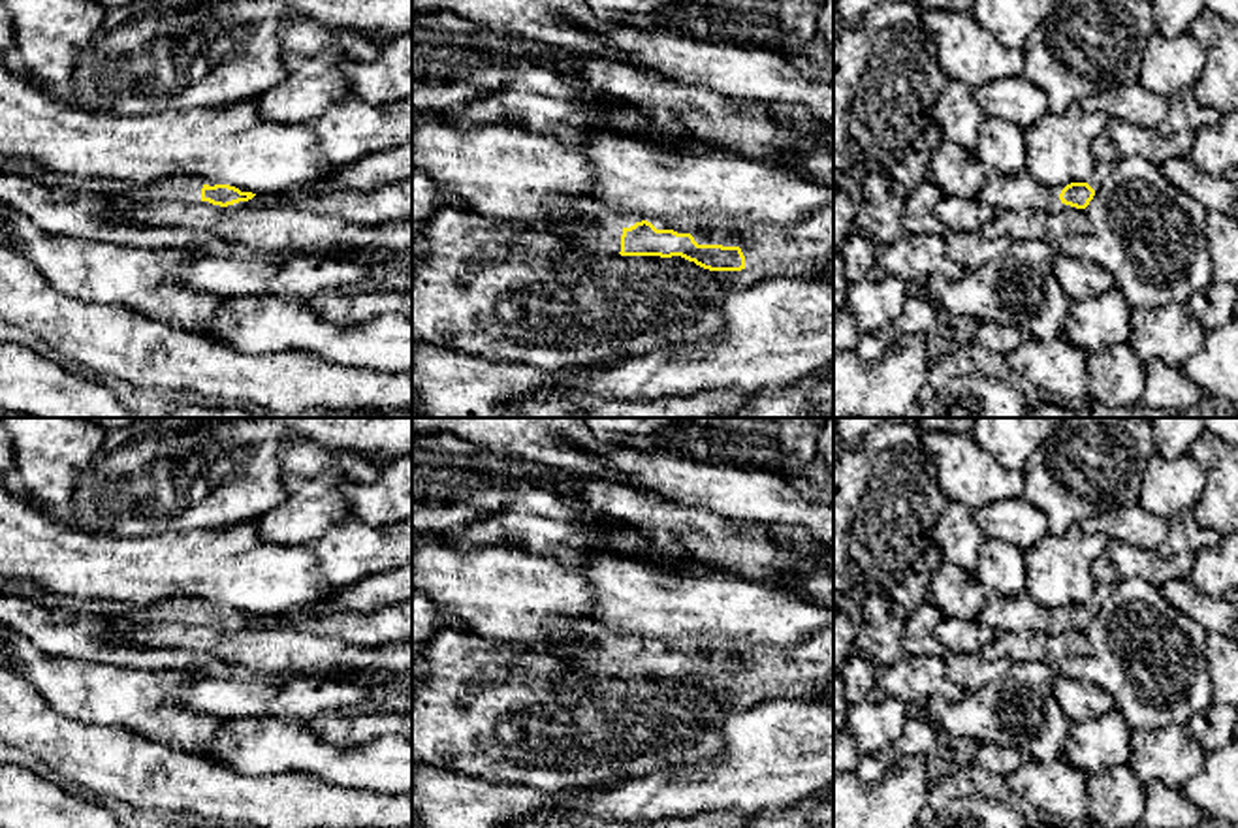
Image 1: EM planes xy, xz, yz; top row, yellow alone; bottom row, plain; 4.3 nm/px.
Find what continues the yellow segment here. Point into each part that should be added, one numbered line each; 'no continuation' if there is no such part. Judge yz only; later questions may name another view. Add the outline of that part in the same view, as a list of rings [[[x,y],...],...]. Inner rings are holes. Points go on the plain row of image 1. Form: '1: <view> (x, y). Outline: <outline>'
no continuation

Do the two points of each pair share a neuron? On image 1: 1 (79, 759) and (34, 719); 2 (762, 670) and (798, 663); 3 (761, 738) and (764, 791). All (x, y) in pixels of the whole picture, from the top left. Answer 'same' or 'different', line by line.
1: same
2: same
3: same

